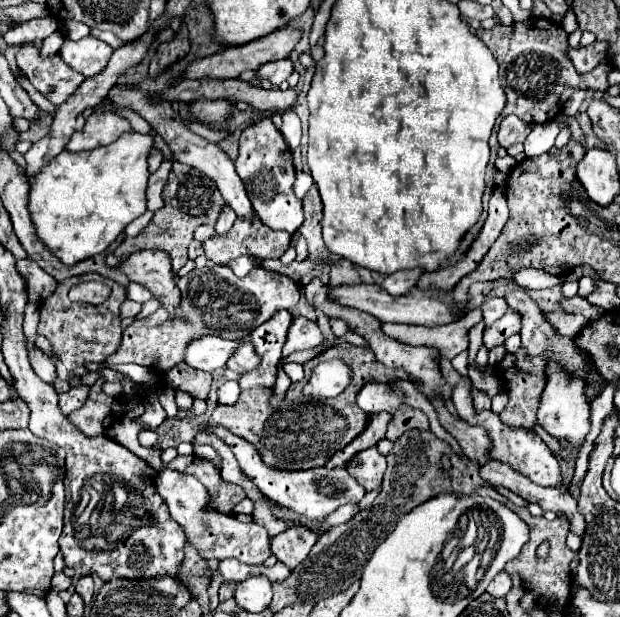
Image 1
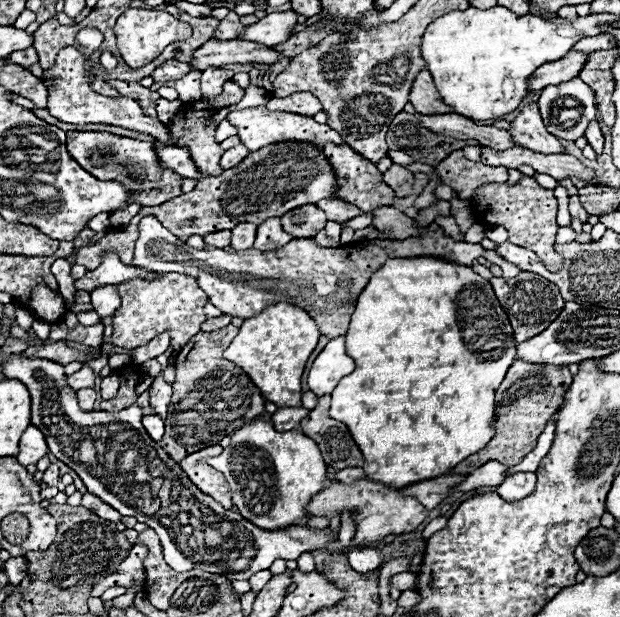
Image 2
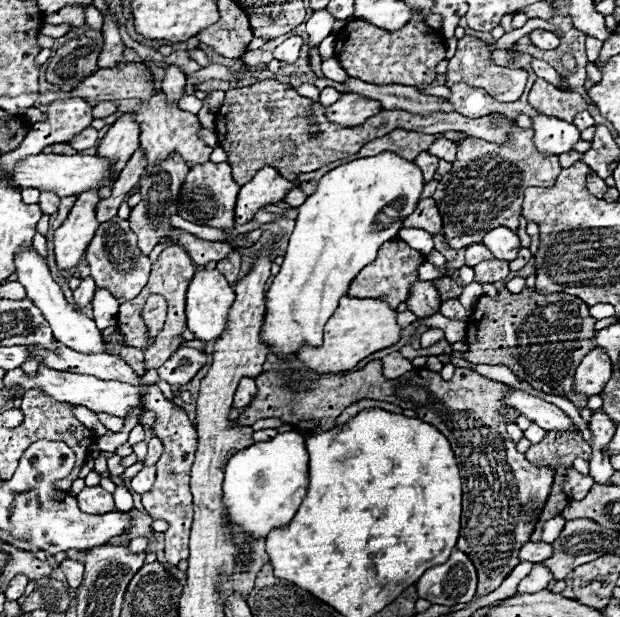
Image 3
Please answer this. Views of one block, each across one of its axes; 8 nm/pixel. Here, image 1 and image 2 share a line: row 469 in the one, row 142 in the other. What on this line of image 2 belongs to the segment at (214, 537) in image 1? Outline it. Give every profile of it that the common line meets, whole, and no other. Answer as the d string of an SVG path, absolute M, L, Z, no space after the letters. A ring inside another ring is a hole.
M74 46L62 48L60 54L56 56L56 64L50 70L44 70L46 80L44 84L48 86L48 110L52 116L56 116L62 122L68 124L110 124L110 126L122 126L128 130L136 130L136 132L144 132L144 134L152 134L156 140L170 144L170 130L160 124L160 120L150 118L144 114L142 106L128 96L118 96L118 98L106 98L96 94L90 88L90 70L92 66L88 64L88 60L84 58L84 54L80 54Z

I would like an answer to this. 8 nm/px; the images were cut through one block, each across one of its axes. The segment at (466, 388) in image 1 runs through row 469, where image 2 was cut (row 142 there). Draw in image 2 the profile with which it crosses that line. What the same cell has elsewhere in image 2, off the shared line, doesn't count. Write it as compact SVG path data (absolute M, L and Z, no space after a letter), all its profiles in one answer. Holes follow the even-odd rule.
M538 104L524 106L520 114L510 122L508 132L516 146L532 148L534 152L544 152L544 154L564 152L560 140L550 132L546 132L546 126L538 112Z

